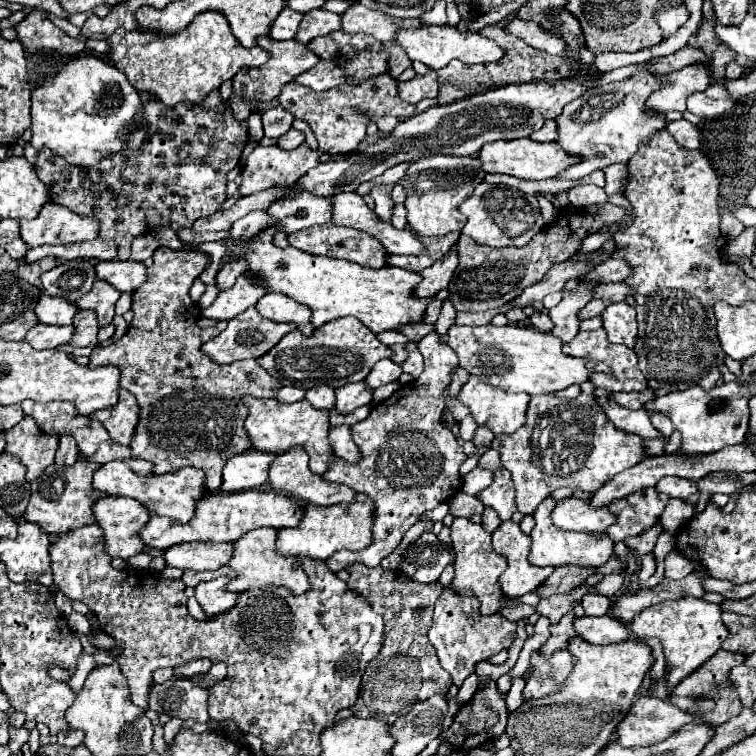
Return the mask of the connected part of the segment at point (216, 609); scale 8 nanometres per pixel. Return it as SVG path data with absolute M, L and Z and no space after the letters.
M221 576L211 582L201 582L195 588L195 596L207 616L225 614L237 604L237 594L229 592L227 584L229 584L227 576Z

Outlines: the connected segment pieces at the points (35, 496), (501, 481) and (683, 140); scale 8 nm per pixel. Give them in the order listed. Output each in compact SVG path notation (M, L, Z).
M83 456L77 458L77 462L73 466L59 466L59 464L51 464L49 468L45 468L45 472L35 478L31 482L31 500L29 506L23 514L25 520L33 522L33 524L41 524L41 528L45 528L45 532L49 532L51 536L59 536L59 534L67 534L75 528L87 526L87 524L95 524L95 516L93 516L93 504L99 498L105 498L105 492L99 492L93 488L93 474L101 468L101 464L95 464L91 460L85 460Z
M507 470L495 472L495 478L489 488L482 490L478 498L484 504L497 510L499 518L505 522L517 512L515 508L515 488L511 482L511 474Z
M677 120L677 122L669 122L667 124L669 134L687 150L697 150L699 148L699 132L697 126L693 126L687 120Z

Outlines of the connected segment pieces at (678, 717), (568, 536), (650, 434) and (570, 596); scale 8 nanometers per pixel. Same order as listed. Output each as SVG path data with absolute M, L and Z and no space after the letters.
M637 696L625 720L617 726L621 746L651 746L667 740L685 724L697 722L695 716L681 712L669 700Z
M545 498L533 518L535 518L535 528L531 532L533 544L531 544L531 552L529 552L529 560L531 564L553 564L553 566L561 566L561 564L583 564L583 566L601 566L609 560L609 556L613 554L613 540L609 536L603 538L595 538L595 534L591 532L567 532L557 528L551 522L551 510L555 508L555 500L553 498Z
M599 398L599 404L605 410L607 418L615 424L617 430L637 434L639 438L645 438L645 440L663 438L661 432L657 432L651 426L647 410L629 410L629 408L623 408L623 406L619 406L617 402L613 402L609 398Z
M581 586L575 588L573 592L563 592L563 594L553 594L551 598L543 598L537 606L537 612L545 618L551 620L551 624L557 624L565 614L573 610L575 602L581 602L583 596L587 594L599 594L595 586Z

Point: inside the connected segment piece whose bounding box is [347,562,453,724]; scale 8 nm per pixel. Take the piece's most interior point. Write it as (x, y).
(407, 671)

